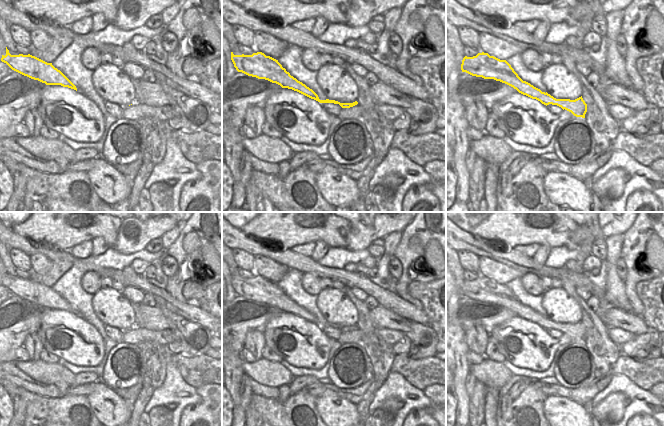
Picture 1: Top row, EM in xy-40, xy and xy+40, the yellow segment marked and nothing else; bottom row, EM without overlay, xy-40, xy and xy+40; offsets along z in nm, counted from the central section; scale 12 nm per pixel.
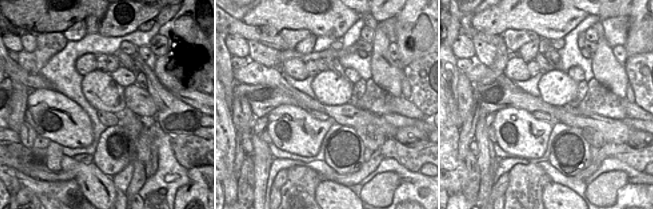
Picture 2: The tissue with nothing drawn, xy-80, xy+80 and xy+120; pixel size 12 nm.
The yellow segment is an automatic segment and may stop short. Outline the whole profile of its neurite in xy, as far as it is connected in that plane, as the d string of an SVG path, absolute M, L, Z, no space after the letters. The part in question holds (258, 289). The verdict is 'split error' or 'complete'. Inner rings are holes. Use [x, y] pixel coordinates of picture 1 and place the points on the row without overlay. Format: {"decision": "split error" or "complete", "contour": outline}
{"decision": "complete", "contour": "M231 276L231 284L238 296L258 303L268 304L280 309L282 312L292 313L320 327L339 328L342 332L350 332L358 328L357 325L353 327L340 327L329 323L320 324L312 313L291 300L278 284L266 280L262 276L253 277L252 279L234 279Z"}

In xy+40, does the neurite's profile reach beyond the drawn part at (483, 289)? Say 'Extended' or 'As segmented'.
As segmented.

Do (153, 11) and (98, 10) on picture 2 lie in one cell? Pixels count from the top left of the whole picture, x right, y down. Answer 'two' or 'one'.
two

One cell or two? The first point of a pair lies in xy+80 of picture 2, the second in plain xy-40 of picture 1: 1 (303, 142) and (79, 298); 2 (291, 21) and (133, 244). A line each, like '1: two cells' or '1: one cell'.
1: two cells
2: two cells

